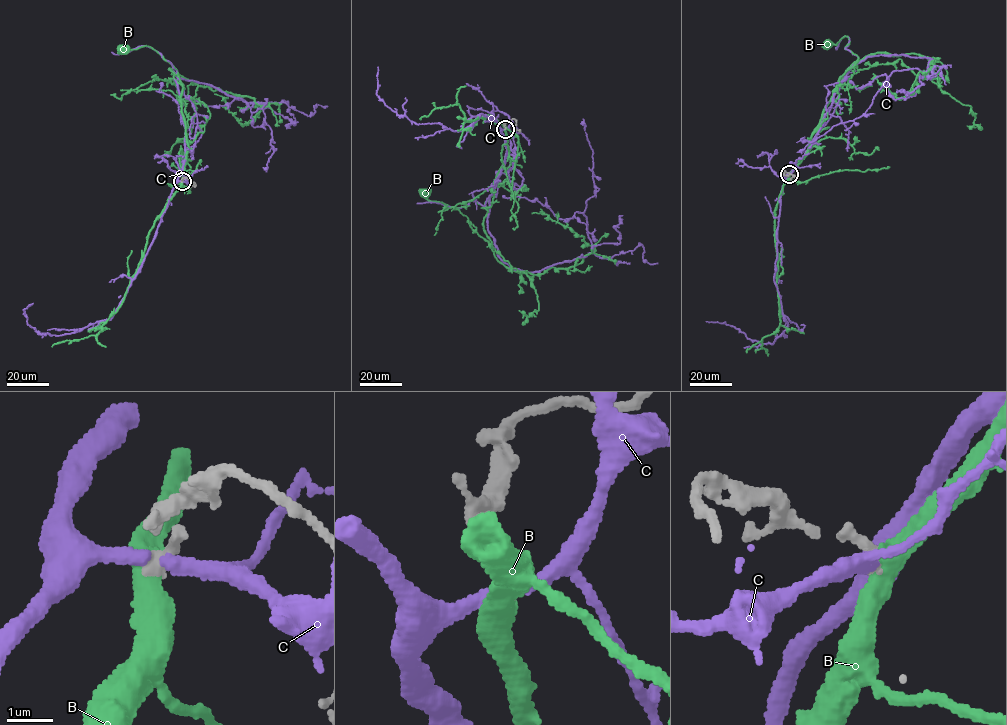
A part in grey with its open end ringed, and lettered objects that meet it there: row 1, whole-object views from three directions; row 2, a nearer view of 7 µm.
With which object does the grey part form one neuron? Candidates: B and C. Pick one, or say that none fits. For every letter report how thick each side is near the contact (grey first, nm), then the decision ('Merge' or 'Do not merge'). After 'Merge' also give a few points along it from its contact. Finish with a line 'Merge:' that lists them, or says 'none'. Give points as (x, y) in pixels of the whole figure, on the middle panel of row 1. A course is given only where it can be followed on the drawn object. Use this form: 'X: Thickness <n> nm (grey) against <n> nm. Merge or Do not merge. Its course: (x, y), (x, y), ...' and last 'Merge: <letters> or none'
B: Thickness 240 nm (grey) against 500 nm. Merge. Its course: (505, 129), (506, 152), (492, 184), (489, 208), (471, 200), (464, 206), (429, 201), (424, 193)
C: Thickness 280 nm (grey) against 240 nm. Do not merge
Merge: B

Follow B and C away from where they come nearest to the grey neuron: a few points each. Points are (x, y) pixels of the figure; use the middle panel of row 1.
B: (505, 129), (506, 152), (492, 184), (489, 208), (471, 200), (464, 206), (429, 201), (424, 193)
C: (505, 129), (488, 232), (503, 261), (540, 271), (592, 251), (583, 213), (594, 195), (593, 151), (583, 119)

